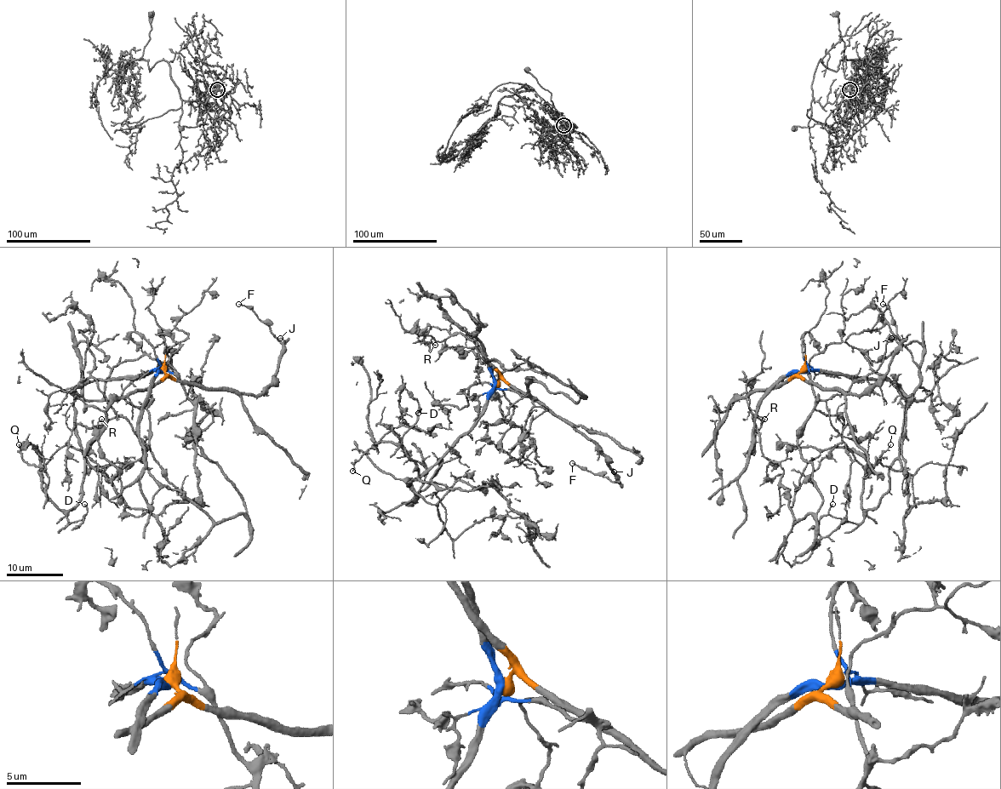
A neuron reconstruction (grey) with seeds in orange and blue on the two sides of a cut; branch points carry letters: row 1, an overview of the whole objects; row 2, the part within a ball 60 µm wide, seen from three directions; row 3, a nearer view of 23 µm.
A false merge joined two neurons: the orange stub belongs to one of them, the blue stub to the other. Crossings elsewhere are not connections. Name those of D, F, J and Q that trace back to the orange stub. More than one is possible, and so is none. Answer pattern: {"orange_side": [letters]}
{"orange_side": ["F", "J"]}

